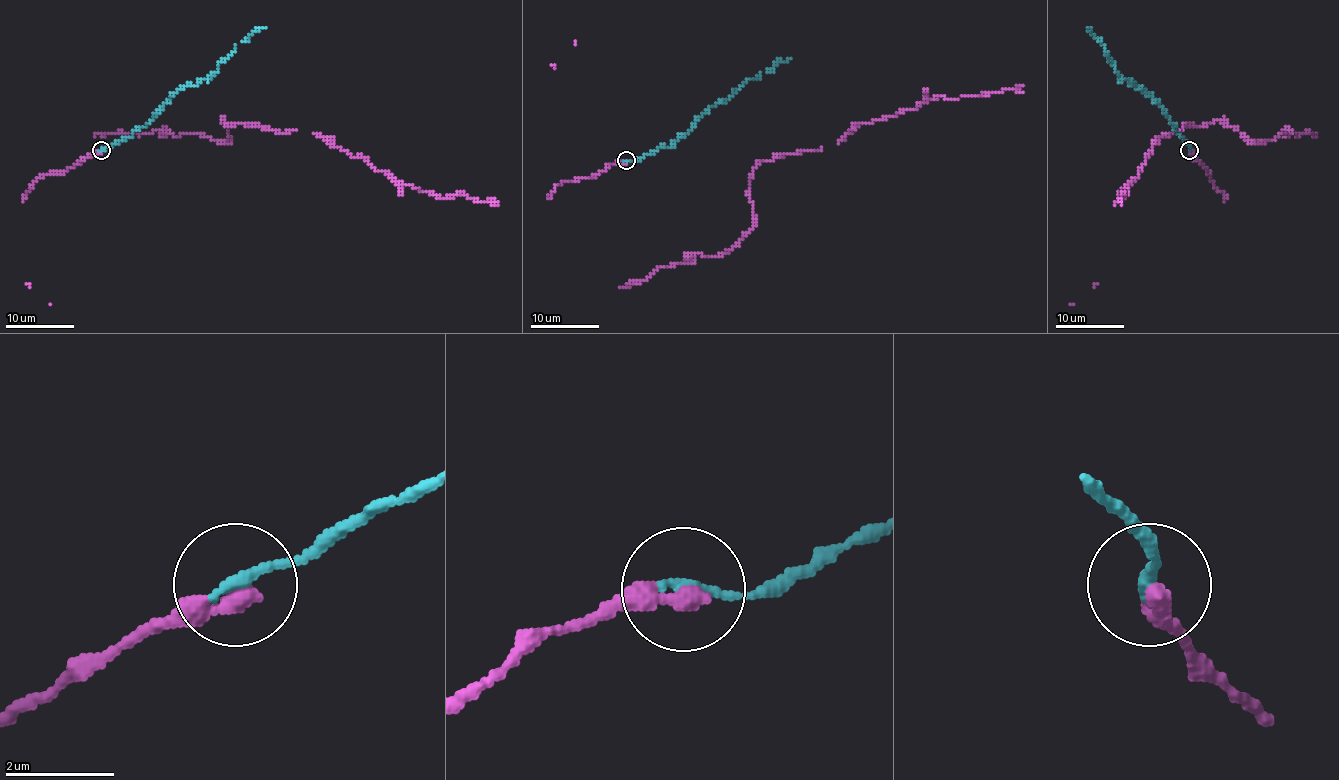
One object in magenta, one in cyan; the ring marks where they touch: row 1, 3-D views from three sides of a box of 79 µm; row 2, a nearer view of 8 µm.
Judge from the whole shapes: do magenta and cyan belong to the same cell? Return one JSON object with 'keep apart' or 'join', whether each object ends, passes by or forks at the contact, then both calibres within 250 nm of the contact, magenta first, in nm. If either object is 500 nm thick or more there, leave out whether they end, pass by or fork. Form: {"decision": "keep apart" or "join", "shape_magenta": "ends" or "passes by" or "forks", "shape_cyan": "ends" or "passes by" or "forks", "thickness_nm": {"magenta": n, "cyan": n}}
{"decision": "join", "shape_magenta": "ends", "shape_cyan": "ends", "thickness_nm": {"magenta": 380, "cyan": 240}}

